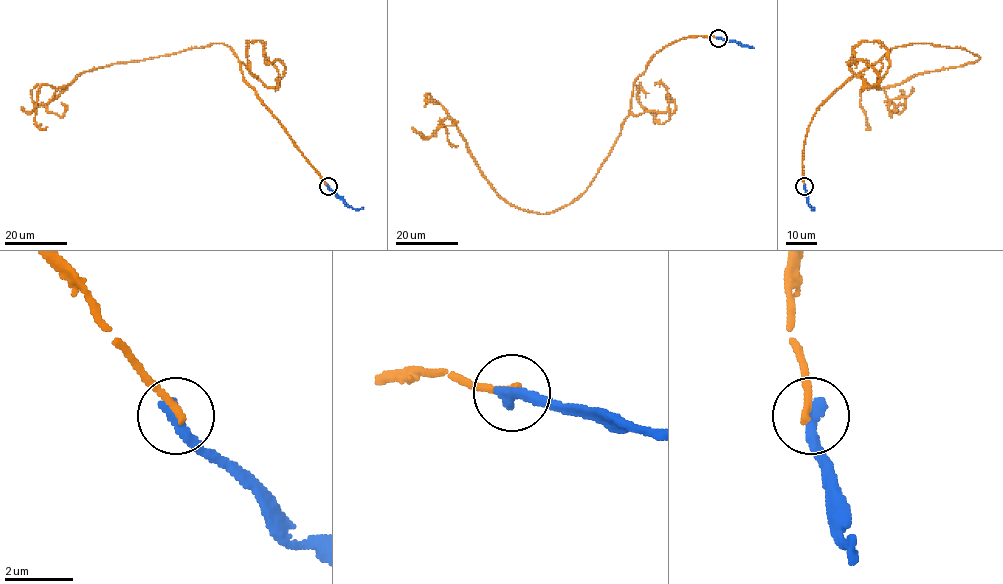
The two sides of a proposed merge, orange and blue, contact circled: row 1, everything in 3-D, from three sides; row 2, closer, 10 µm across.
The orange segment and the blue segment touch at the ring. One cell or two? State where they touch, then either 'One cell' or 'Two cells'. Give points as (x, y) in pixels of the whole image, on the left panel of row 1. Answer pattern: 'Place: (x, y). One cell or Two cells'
Place: (328, 186). Two cells

